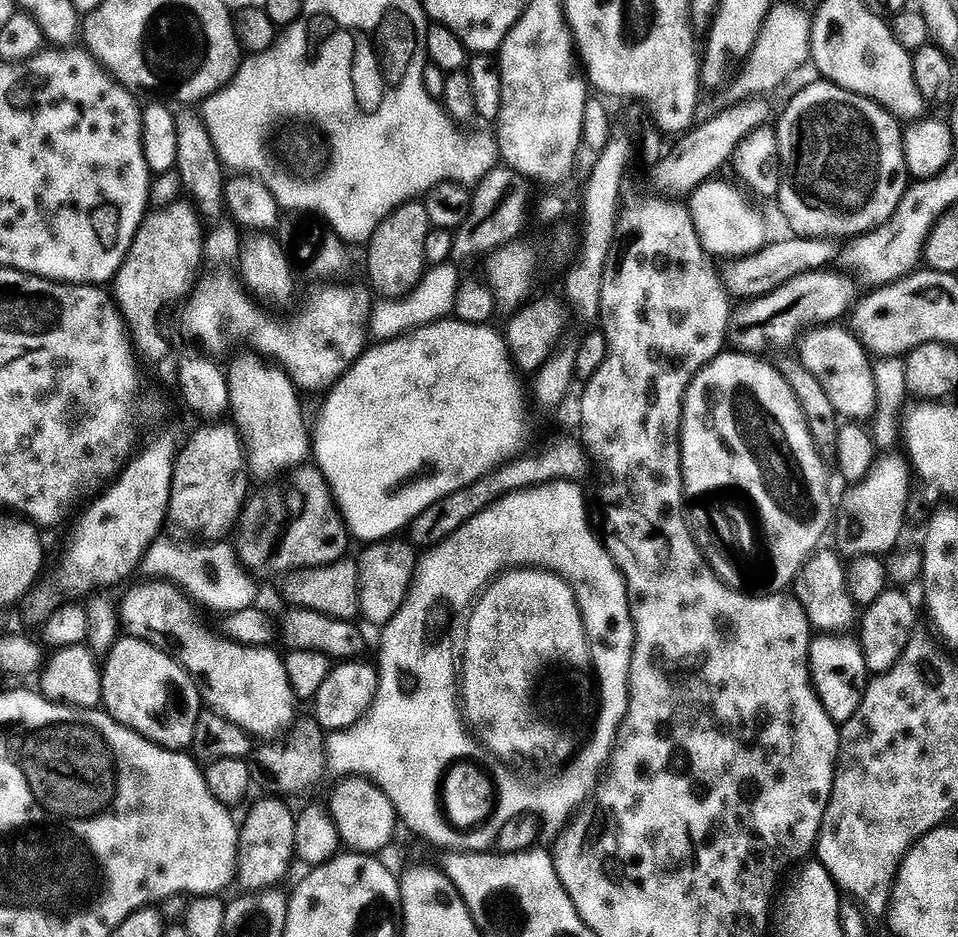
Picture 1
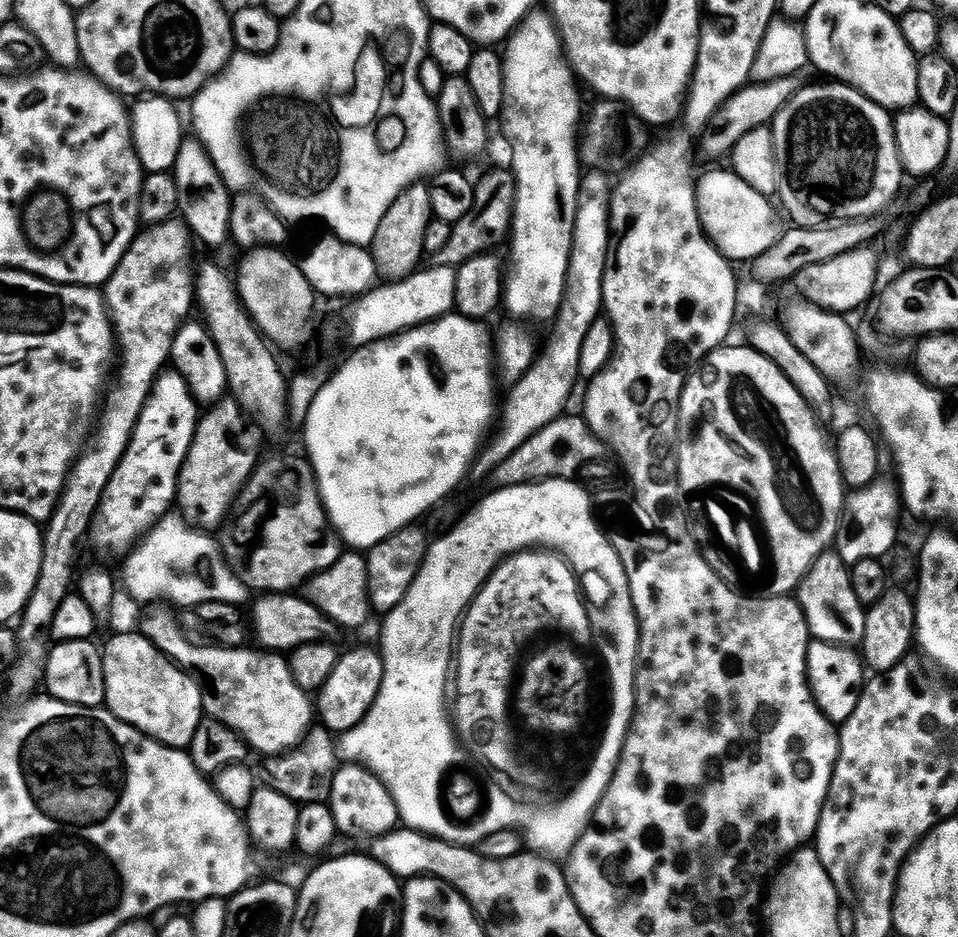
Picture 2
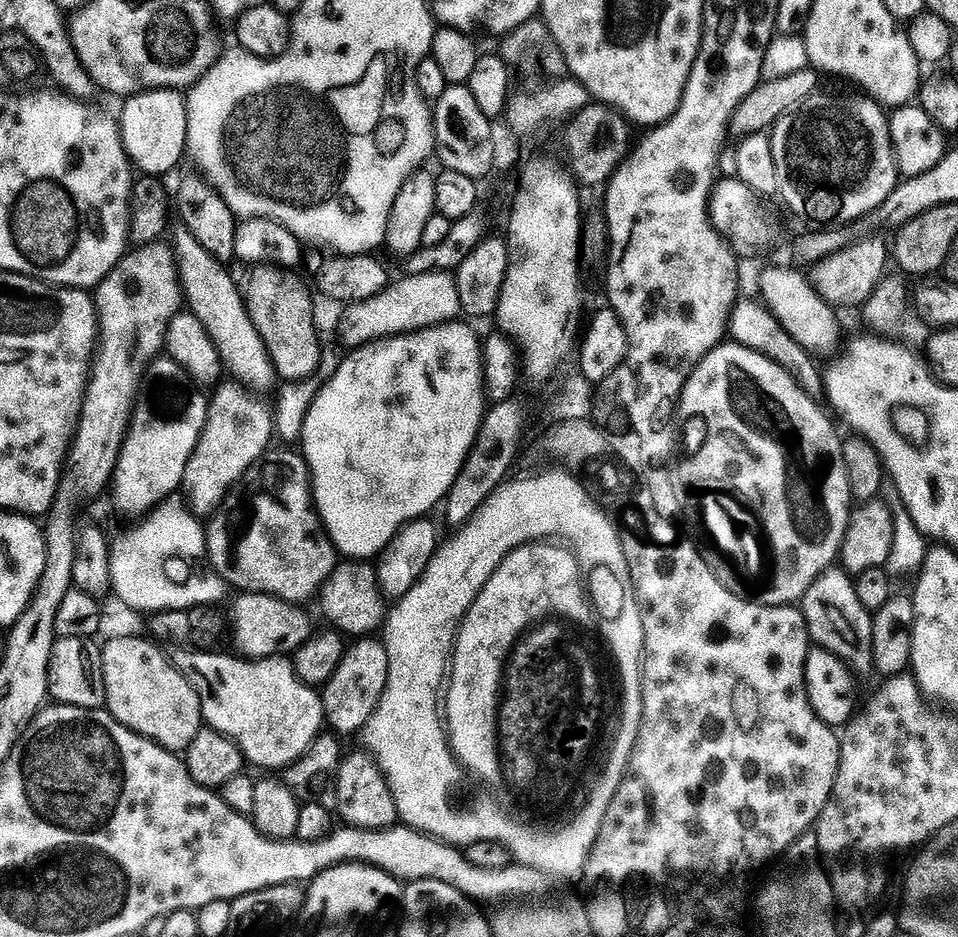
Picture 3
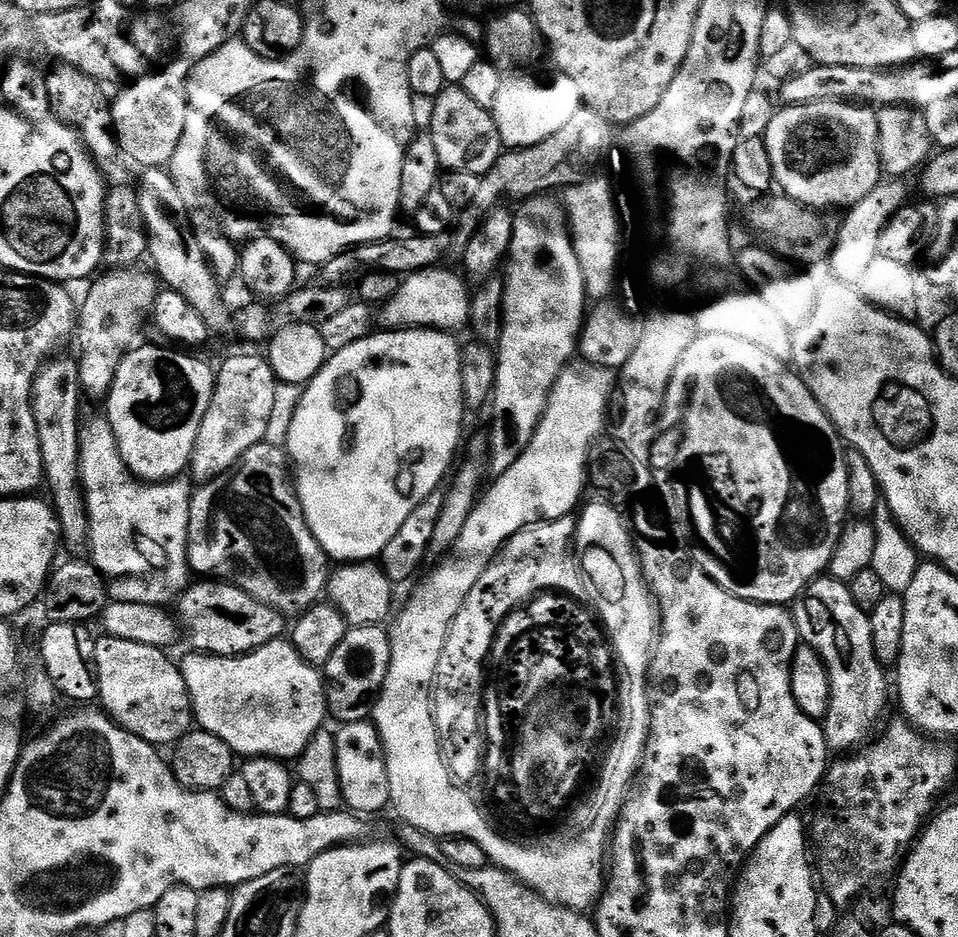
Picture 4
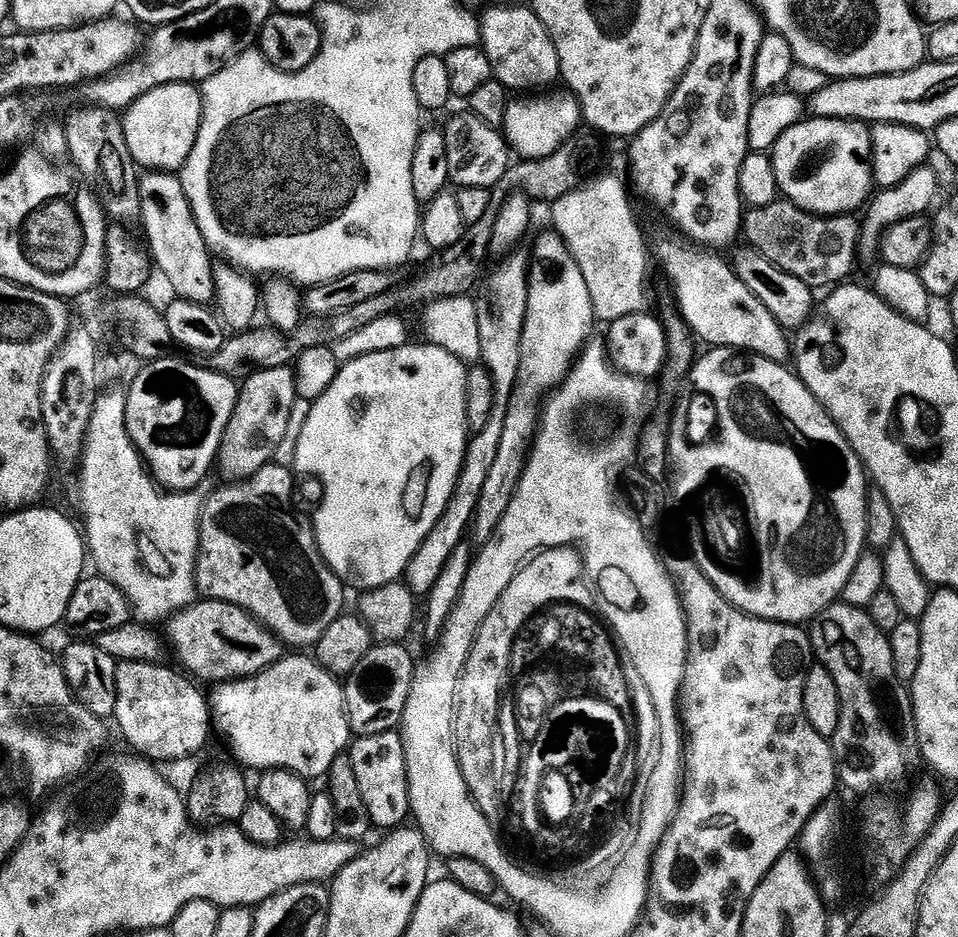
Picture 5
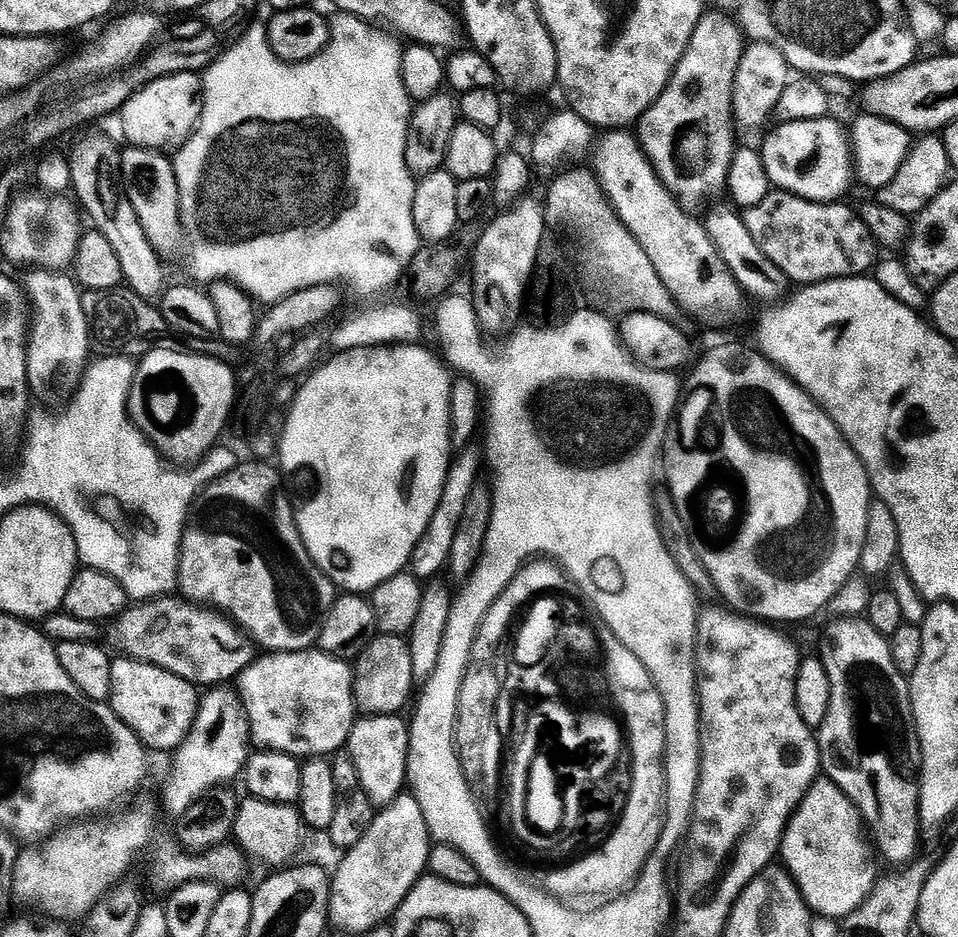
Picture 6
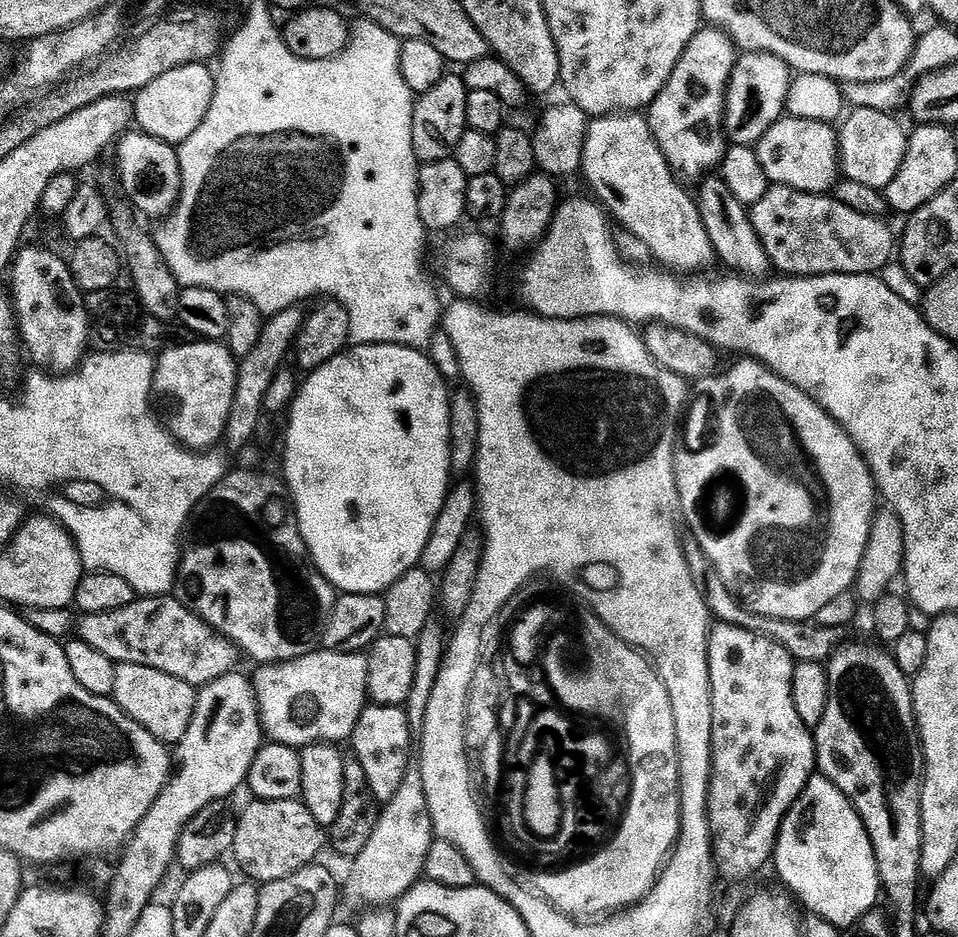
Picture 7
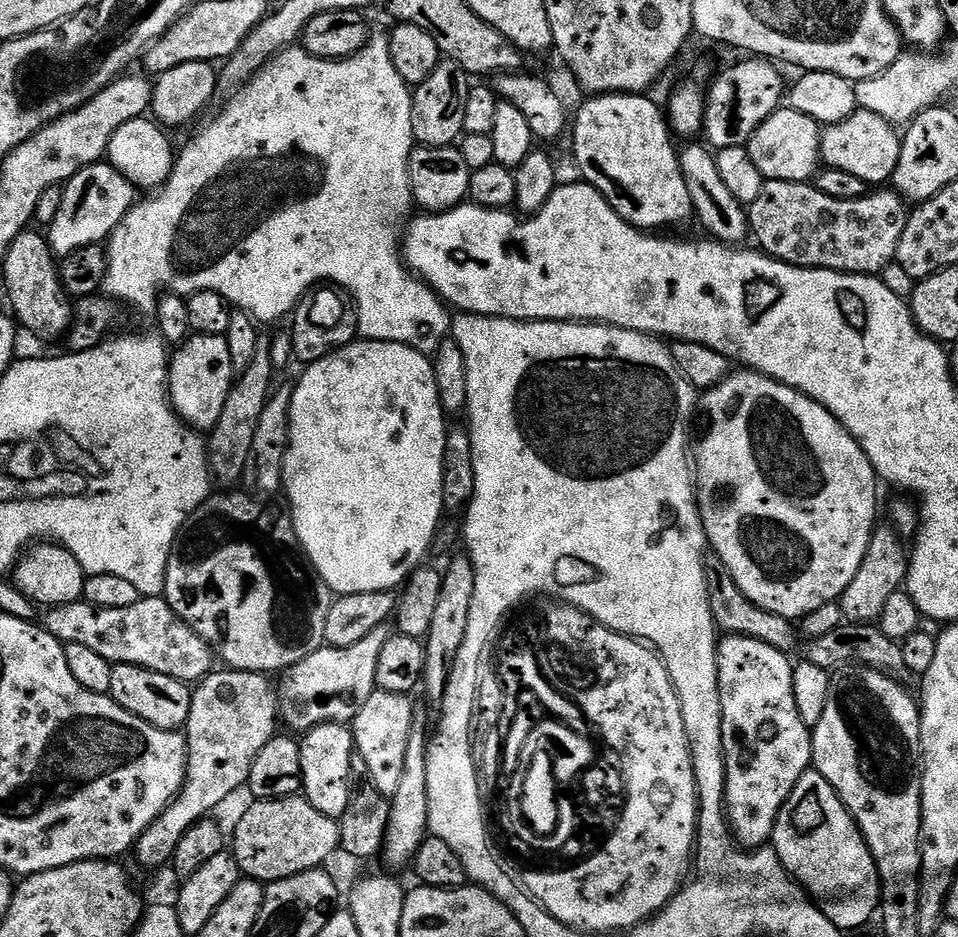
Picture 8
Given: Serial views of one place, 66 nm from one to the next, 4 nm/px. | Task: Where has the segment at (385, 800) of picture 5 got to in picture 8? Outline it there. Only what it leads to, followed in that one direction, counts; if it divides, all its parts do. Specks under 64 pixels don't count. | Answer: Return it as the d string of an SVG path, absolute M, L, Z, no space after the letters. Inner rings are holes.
M373 692L366 706L350 722L352 742L358 760L368 771L367 779L383 796L392 797L405 769L406 750L410 741L413 697L403 692Z

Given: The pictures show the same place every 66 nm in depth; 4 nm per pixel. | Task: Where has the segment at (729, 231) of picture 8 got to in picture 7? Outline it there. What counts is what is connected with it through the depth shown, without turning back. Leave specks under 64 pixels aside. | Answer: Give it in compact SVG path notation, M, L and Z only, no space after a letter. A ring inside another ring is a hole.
M712 174L701 179L698 187L700 187L700 196L698 195L700 217L706 226L706 234L718 260L721 260L728 270L743 274L757 282L771 277L774 269L762 242L758 242L758 234L754 234L749 209L736 201L734 194L730 194L730 190L719 175Z

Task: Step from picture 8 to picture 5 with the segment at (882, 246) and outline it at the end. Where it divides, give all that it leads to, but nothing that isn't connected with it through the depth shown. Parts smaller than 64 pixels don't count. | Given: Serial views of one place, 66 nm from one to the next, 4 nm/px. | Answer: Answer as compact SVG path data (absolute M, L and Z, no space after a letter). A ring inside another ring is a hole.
M777 198L766 206L749 207L742 221L742 236L748 240L747 247L760 252L774 266L794 274L809 286L828 284L836 286L847 281L852 267L858 261L862 224L852 214L838 216L817 216L799 208L787 198Z

